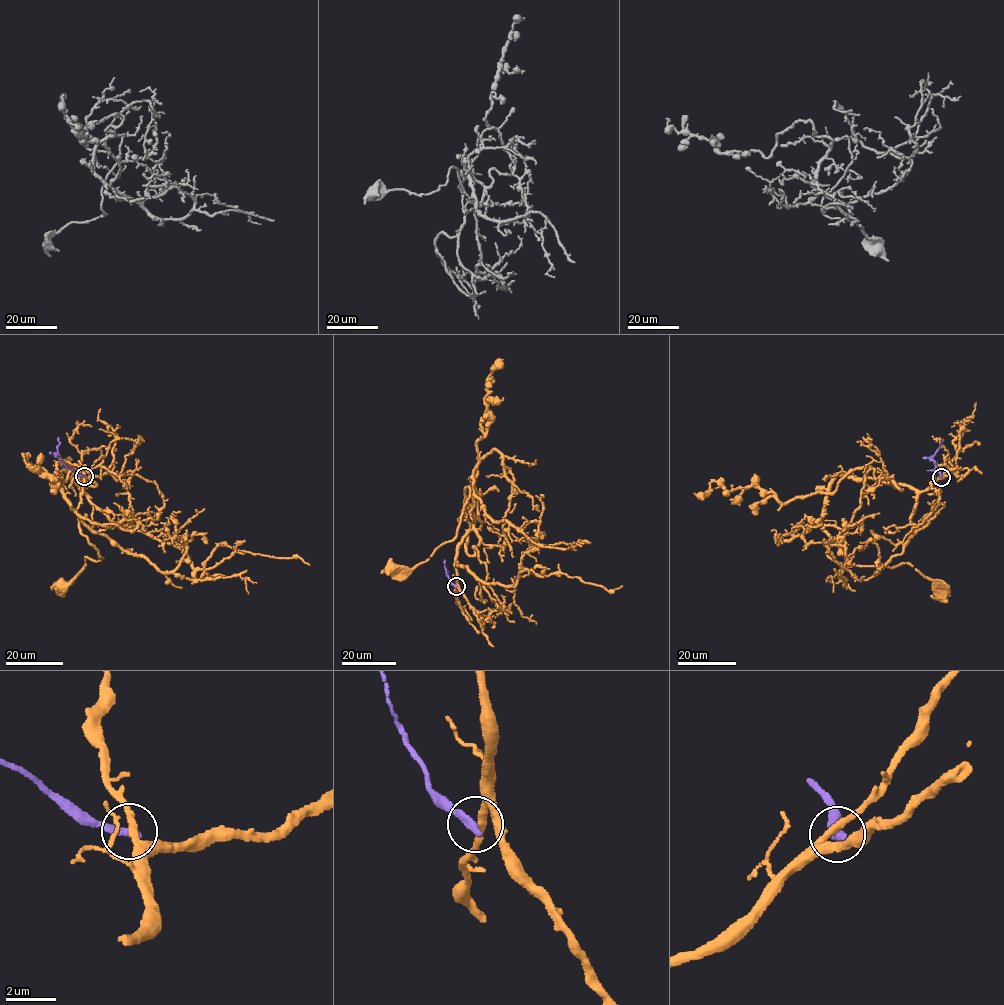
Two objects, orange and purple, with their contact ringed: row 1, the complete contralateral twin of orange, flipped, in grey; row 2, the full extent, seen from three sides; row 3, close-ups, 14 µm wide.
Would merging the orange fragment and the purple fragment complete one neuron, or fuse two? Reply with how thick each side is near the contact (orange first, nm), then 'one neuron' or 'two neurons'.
calibres 280 and 360 nm; two neurons

